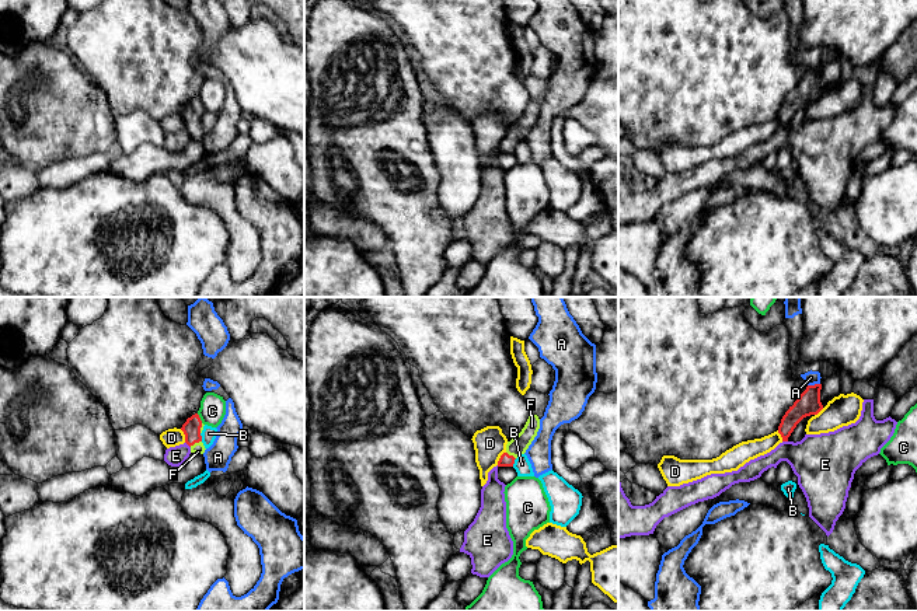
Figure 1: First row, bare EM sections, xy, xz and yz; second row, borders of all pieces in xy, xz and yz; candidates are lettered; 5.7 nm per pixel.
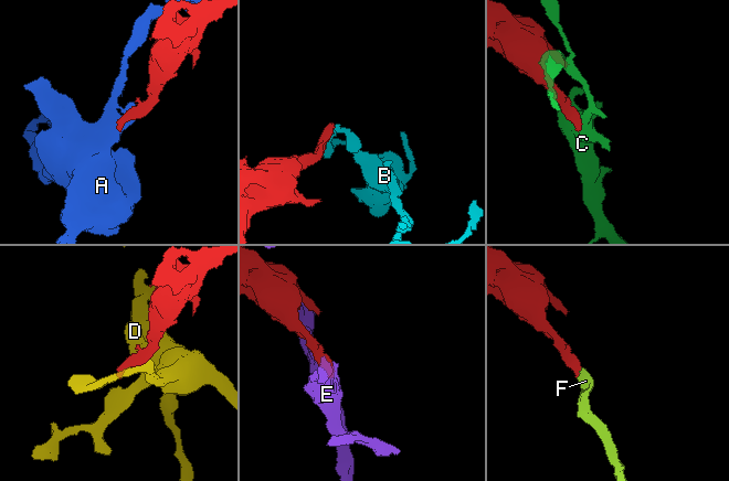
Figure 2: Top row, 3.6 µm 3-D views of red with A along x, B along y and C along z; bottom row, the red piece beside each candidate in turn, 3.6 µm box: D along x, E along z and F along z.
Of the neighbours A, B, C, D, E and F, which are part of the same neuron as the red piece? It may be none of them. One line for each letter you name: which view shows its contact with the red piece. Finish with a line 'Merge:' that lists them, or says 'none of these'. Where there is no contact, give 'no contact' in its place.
F: contact in xy
Merge: F

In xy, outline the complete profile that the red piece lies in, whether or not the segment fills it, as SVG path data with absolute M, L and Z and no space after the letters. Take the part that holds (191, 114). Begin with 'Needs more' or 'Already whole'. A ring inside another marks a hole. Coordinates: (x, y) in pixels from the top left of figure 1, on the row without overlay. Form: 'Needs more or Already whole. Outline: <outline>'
Needs more. Outline: M195 99L181 114L185 121L185 129L191 133L191 139L203 140L206 136L201 122L203 112L199 101Z

